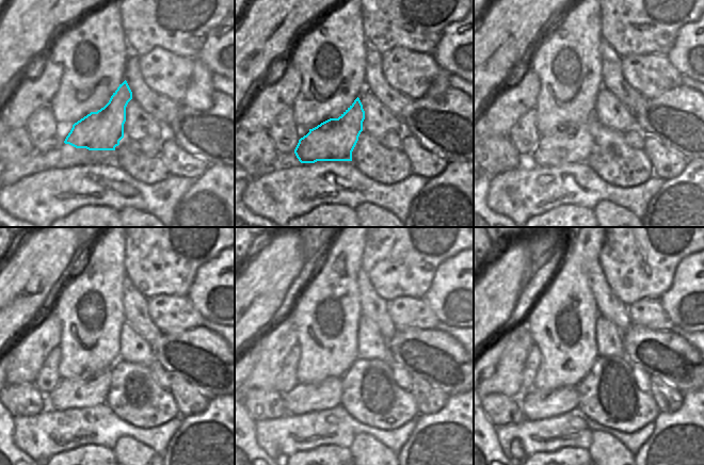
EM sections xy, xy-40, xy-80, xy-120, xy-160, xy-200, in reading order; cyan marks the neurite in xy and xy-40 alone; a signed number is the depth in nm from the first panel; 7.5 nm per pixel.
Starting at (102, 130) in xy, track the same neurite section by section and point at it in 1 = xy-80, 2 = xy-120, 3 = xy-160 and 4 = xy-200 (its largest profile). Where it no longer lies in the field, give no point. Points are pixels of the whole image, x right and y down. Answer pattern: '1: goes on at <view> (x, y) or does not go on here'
1: goes on at xy-80 (569, 144)
2: goes on at xy-120 (85, 390)
3: goes on at xy-160 (326, 394)
4: goes on at xy-200 (536, 404)

